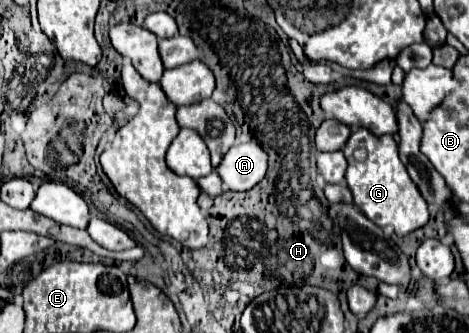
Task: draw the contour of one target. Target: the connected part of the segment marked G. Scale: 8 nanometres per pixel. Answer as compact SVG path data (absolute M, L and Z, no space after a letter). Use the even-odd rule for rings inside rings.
M357 129L351 133L349 141L345 143L345 159L349 163L347 167L347 185L353 193L353 203L365 213L371 221L375 221L379 227L393 225L393 231L403 237L419 227L423 227L429 221L429 209L425 199L421 197L417 185L411 181L405 165L399 159L397 153L397 143L391 135L373 135L369 129ZM355 149L365 149L367 159L365 161L355 161L353 151Z

